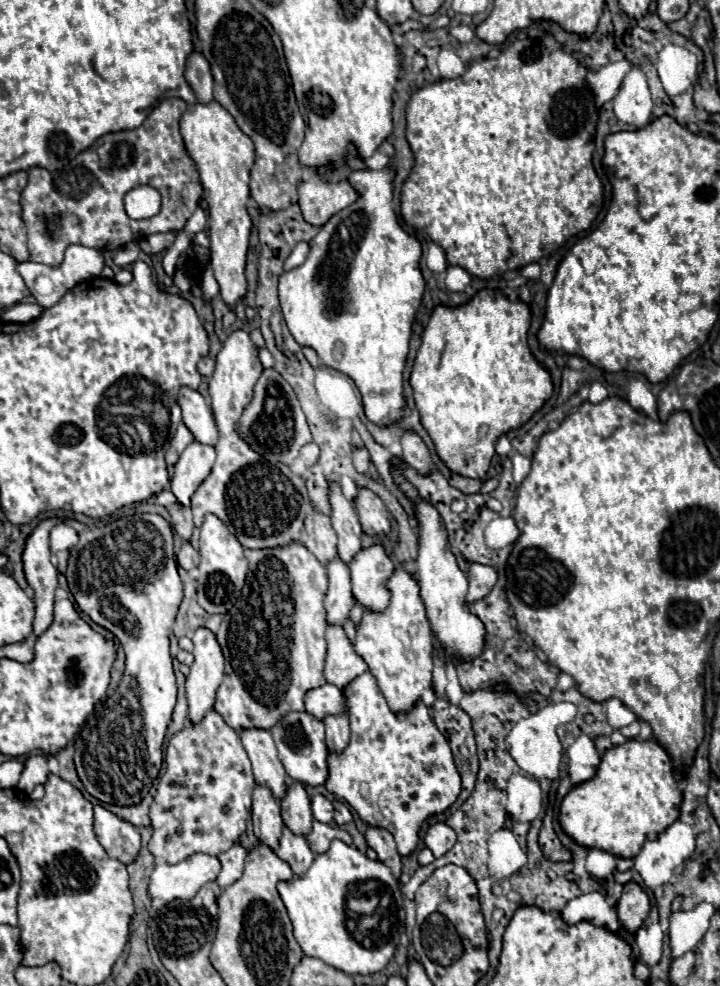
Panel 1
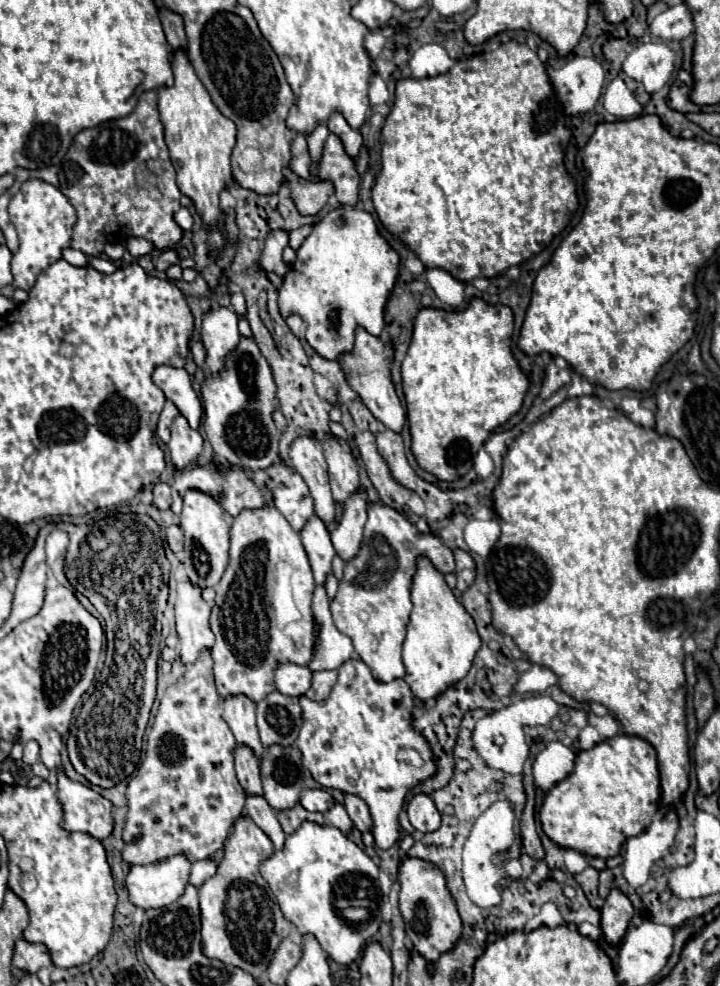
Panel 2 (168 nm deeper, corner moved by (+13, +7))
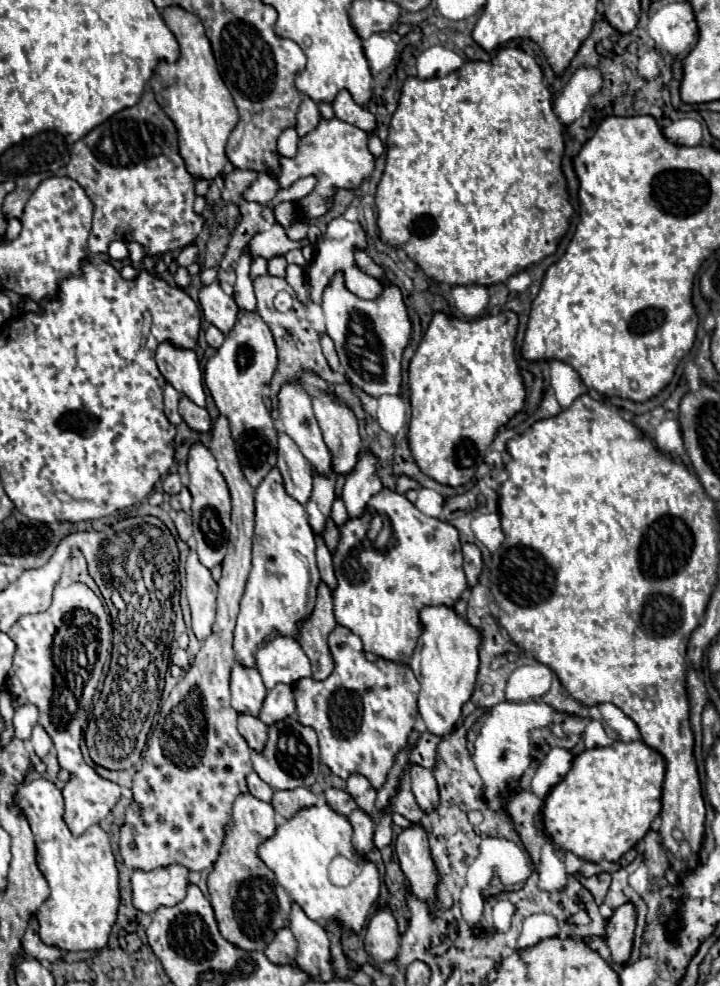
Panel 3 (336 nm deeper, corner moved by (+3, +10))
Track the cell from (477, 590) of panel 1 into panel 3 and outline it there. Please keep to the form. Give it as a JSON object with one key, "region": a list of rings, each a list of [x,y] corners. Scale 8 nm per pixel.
{"region":[[[463,544],[463,570],[467,576],[467,584],[473,588],[479,580],[483,568],[483,560],[481,560],[481,552],[475,544]]]}

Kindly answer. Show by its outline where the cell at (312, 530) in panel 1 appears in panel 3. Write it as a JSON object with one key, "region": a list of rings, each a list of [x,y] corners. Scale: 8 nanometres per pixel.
{"region":[[[277,432],[277,438],[279,438],[277,468],[281,470],[285,488],[297,502],[307,504],[311,488],[313,488],[311,468],[309,468],[305,456],[301,454],[299,446],[285,432]]]}

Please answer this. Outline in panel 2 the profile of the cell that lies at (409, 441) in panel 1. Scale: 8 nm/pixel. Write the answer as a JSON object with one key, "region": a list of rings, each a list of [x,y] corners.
{"region":[[[357,329],[353,353],[341,355],[339,363],[341,363],[343,371],[349,375],[349,385],[361,395],[363,403],[369,407],[369,411],[375,415],[375,419],[381,421],[393,433],[401,433],[403,425],[405,425],[405,411],[395,395],[393,383],[389,377],[391,357],[393,357],[393,347],[385,337],[373,337],[373,335],[365,333],[363,329]]]}

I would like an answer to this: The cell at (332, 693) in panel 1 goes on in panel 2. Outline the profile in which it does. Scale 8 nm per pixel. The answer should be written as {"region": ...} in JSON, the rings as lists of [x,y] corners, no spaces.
{"region":[[[283,663],[275,671],[275,685],[277,691],[283,695],[301,697],[311,689],[311,671],[309,667]]]}

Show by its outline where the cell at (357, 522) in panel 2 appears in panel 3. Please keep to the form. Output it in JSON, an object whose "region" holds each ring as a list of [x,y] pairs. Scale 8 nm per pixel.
{"region":[[[361,450],[357,466],[345,476],[343,502],[347,512],[355,518],[365,512],[365,506],[373,494],[381,490],[381,480],[377,476],[377,456],[371,450]]]}

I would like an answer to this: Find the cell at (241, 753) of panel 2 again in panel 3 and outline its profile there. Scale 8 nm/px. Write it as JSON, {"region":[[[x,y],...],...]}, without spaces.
{"region":[[[239,714],[237,720],[239,720],[239,732],[247,740],[249,748],[261,750],[267,740],[267,726],[259,718],[253,718],[249,714]]]}

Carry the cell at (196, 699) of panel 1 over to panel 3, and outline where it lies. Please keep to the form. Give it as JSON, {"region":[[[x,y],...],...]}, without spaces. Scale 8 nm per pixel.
{"region":[[[195,550],[189,552],[185,570],[187,570],[187,598],[193,616],[193,632],[199,640],[205,640],[211,634],[211,626],[215,622],[217,582],[211,578],[209,568],[199,562]]]}

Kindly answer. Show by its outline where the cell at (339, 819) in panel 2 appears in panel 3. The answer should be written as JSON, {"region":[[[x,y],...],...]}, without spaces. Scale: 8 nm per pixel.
{"region":[[[357,808],[349,816],[349,822],[353,826],[353,848],[361,854],[361,858],[365,858],[365,854],[373,848],[373,820]]]}

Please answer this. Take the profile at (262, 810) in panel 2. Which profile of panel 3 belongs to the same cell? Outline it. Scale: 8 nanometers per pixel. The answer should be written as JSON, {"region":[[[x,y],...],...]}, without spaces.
{"region":[[[251,772],[251,774],[247,776],[247,788],[249,788],[249,792],[251,792],[255,798],[259,798],[259,800],[263,800],[263,802],[271,802],[273,790],[271,790],[271,786],[269,786],[267,782],[263,782],[263,780],[257,776],[257,772]]]}

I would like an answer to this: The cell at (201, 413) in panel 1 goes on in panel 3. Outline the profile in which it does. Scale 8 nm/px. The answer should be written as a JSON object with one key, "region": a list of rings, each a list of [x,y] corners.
{"region":[[[161,342],[157,348],[157,366],[175,390],[189,396],[197,406],[205,406],[203,372],[193,350],[173,346],[171,342]]]}

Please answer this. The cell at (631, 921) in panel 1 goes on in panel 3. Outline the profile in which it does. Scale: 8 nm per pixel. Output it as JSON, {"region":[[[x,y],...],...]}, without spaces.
{"region":[[[631,904],[619,906],[607,922],[605,942],[611,950],[611,958],[617,964],[625,964],[631,954],[635,932],[635,910]]]}

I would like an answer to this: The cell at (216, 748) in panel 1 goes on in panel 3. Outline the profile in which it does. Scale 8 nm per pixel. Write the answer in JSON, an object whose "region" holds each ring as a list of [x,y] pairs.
{"region":[[[219,416],[217,422],[213,424],[211,434],[213,434],[211,450],[219,462],[219,470],[225,476],[233,500],[233,512],[231,512],[233,524],[231,524],[227,554],[223,558],[223,576],[219,580],[217,622],[213,624],[211,636],[205,640],[203,648],[195,656],[187,674],[171,690],[169,698],[161,704],[157,728],[149,734],[147,748],[143,752],[141,770],[133,776],[133,802],[129,804],[129,810],[125,810],[125,822],[119,830],[119,852],[123,856],[125,866],[145,872],[169,864],[179,864],[195,872],[211,868],[219,856],[225,826],[231,820],[231,806],[239,794],[247,792],[245,776],[253,770],[249,758],[251,750],[245,738],[237,730],[237,712],[229,704],[229,674],[235,662],[233,626],[237,620],[237,606],[241,602],[241,594],[245,592],[245,582],[251,570],[251,544],[253,544],[253,528],[255,528],[253,488],[249,486],[249,482],[245,480],[239,468],[235,442],[229,430],[229,420],[225,416]]]}

